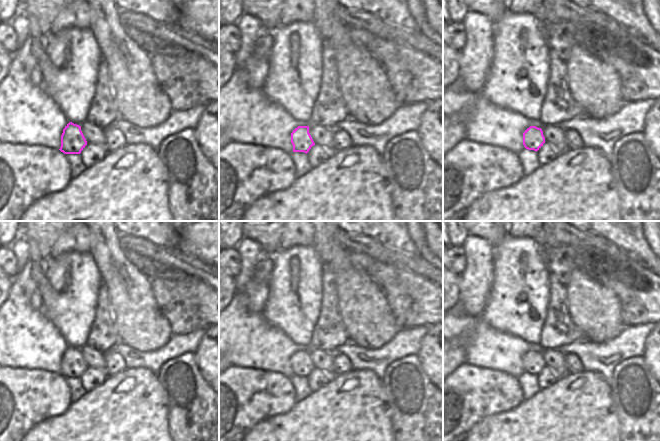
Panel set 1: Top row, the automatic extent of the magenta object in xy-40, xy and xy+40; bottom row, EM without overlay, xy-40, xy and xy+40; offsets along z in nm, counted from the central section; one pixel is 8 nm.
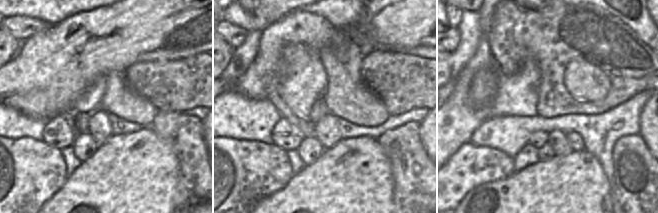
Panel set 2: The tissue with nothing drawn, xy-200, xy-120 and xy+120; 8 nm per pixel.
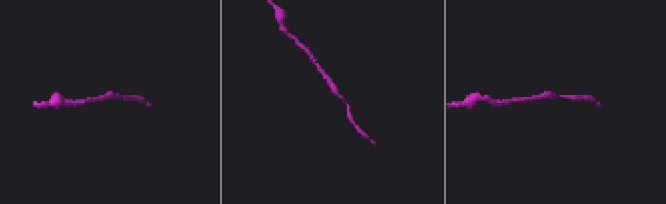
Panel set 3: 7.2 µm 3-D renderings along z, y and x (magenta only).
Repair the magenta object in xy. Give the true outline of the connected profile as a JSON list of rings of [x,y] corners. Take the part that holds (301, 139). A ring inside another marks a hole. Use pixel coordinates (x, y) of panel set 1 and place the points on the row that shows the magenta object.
[[[298,126],[291,133],[291,143],[293,152],[308,153],[312,146],[315,145],[310,133],[309,126]]]

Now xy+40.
[[[530,126],[523,133],[523,145],[528,150],[538,151],[545,143],[545,137],[541,128]]]

